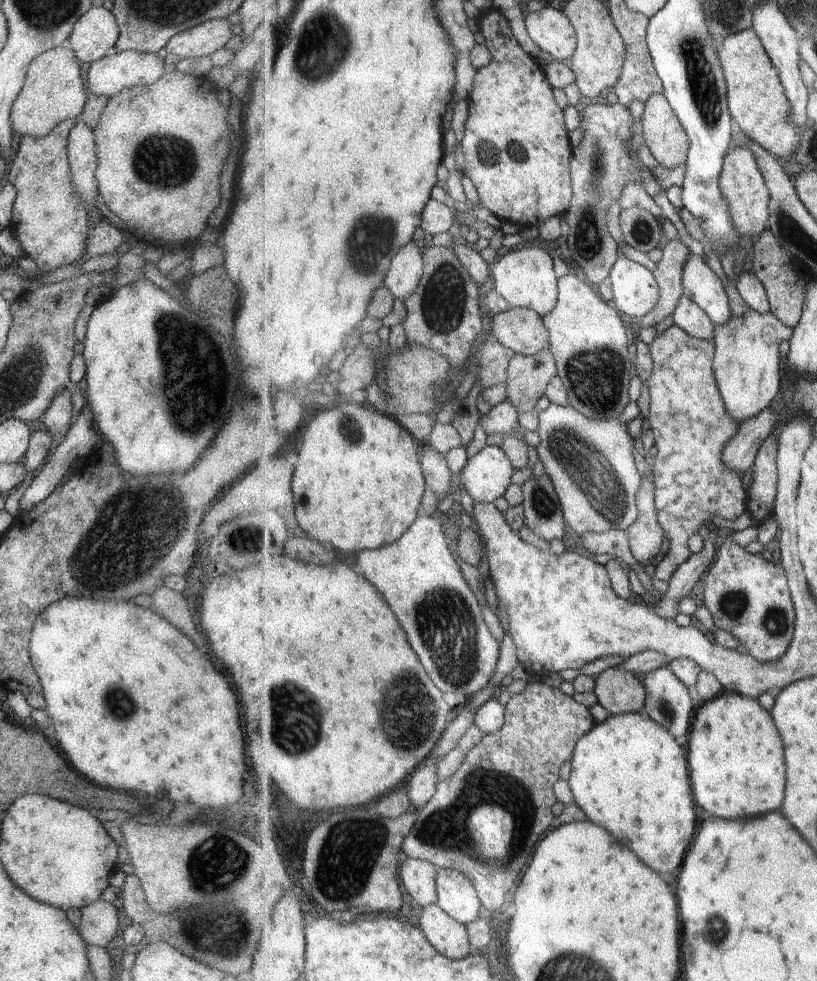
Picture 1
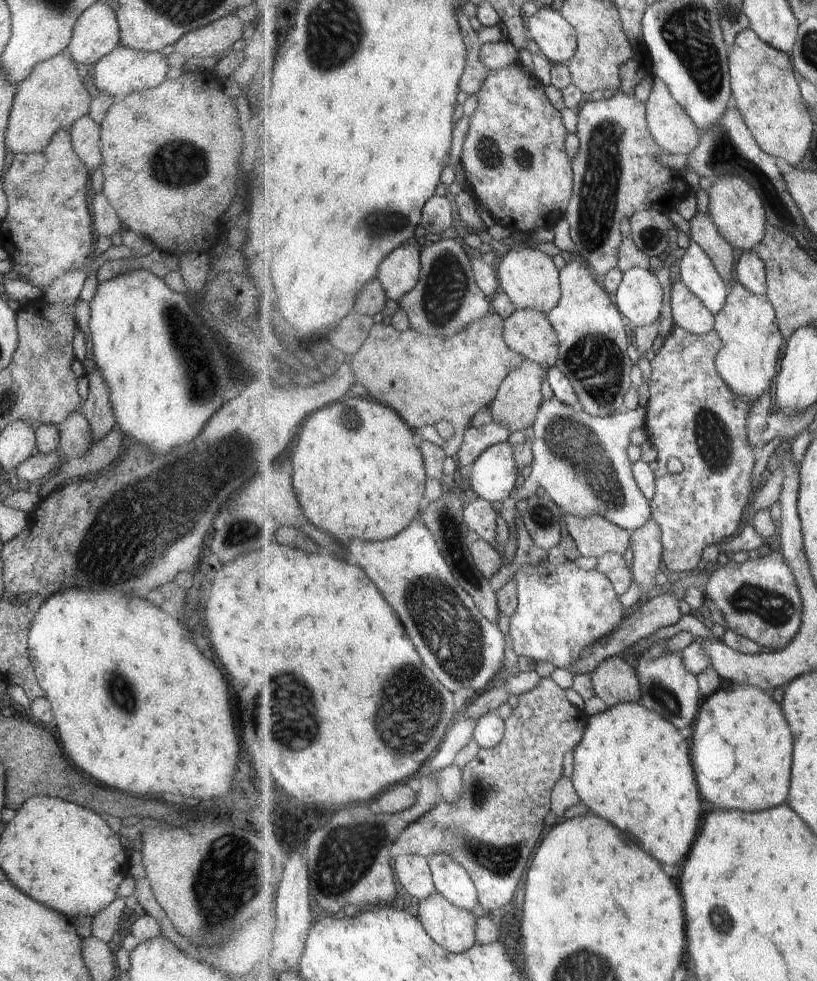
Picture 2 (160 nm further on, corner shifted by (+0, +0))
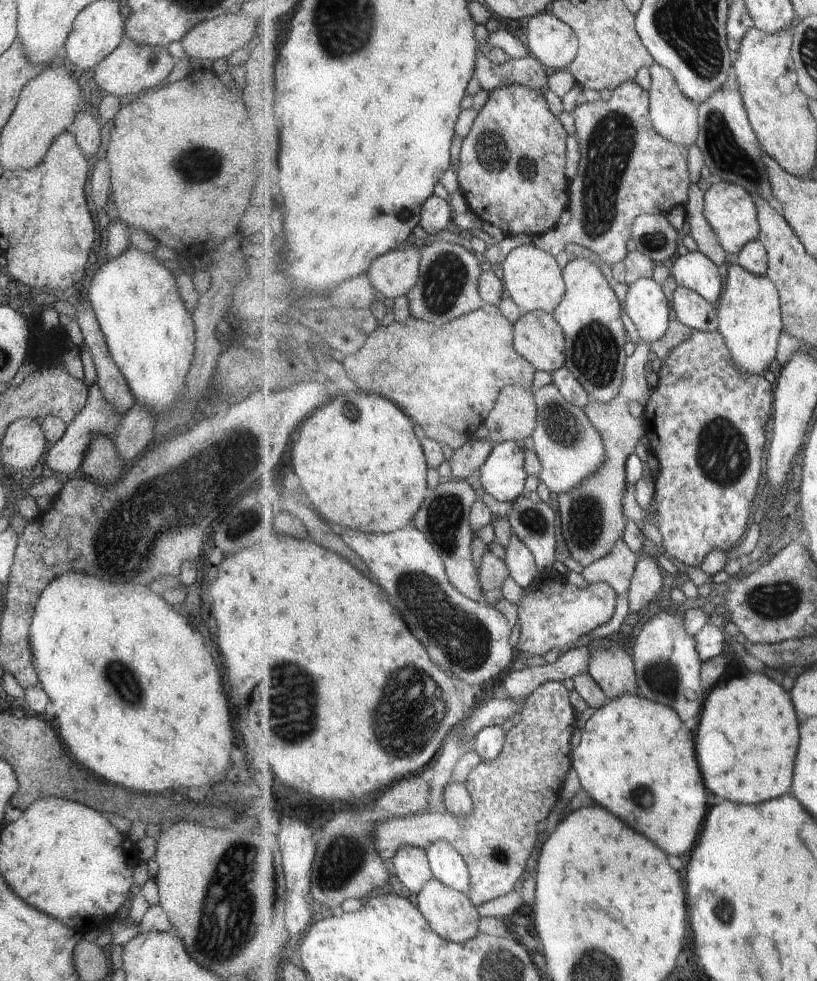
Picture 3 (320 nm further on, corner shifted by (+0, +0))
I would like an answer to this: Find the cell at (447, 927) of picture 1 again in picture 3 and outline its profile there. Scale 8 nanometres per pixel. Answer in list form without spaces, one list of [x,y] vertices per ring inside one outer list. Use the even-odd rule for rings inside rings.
[[[433,877],[417,894],[418,907],[426,916],[434,931],[449,942],[465,944],[472,941],[480,932],[480,917],[477,906],[462,892],[443,884],[437,877]]]

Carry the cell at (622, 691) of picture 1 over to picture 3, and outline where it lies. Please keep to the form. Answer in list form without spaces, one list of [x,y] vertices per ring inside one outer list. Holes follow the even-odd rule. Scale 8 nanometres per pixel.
[[[607,636],[587,646],[591,654],[587,672],[610,700],[626,694],[641,695],[635,661],[617,641]]]

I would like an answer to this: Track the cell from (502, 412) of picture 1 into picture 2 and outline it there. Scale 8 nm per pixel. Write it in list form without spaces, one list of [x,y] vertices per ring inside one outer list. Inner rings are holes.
[[[491,421],[481,428],[469,427],[464,434],[464,441],[460,451],[456,454],[458,468],[471,466],[486,450],[499,443],[509,440],[509,428]]]

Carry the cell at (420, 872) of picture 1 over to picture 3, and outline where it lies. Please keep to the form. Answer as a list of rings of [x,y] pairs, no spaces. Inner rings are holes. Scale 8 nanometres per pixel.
[[[407,845],[392,858],[394,874],[416,895],[433,877],[433,871],[424,848]]]

